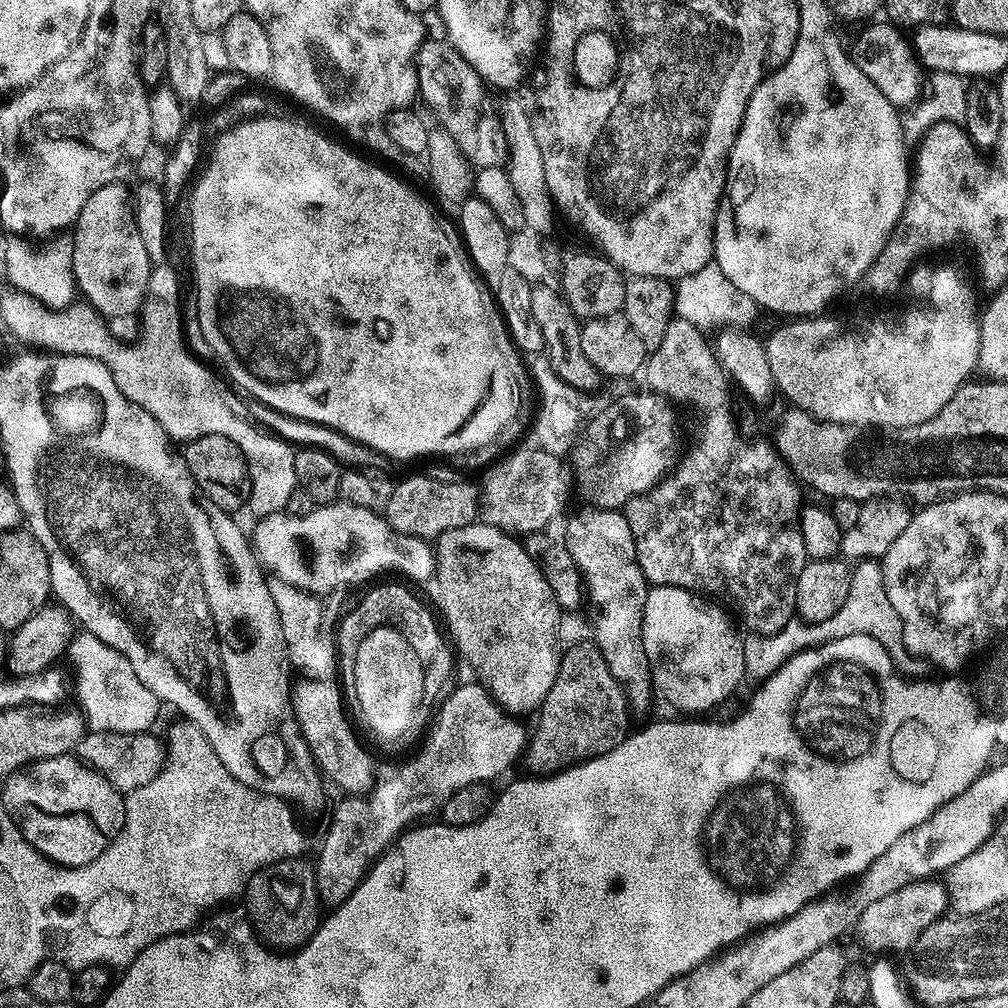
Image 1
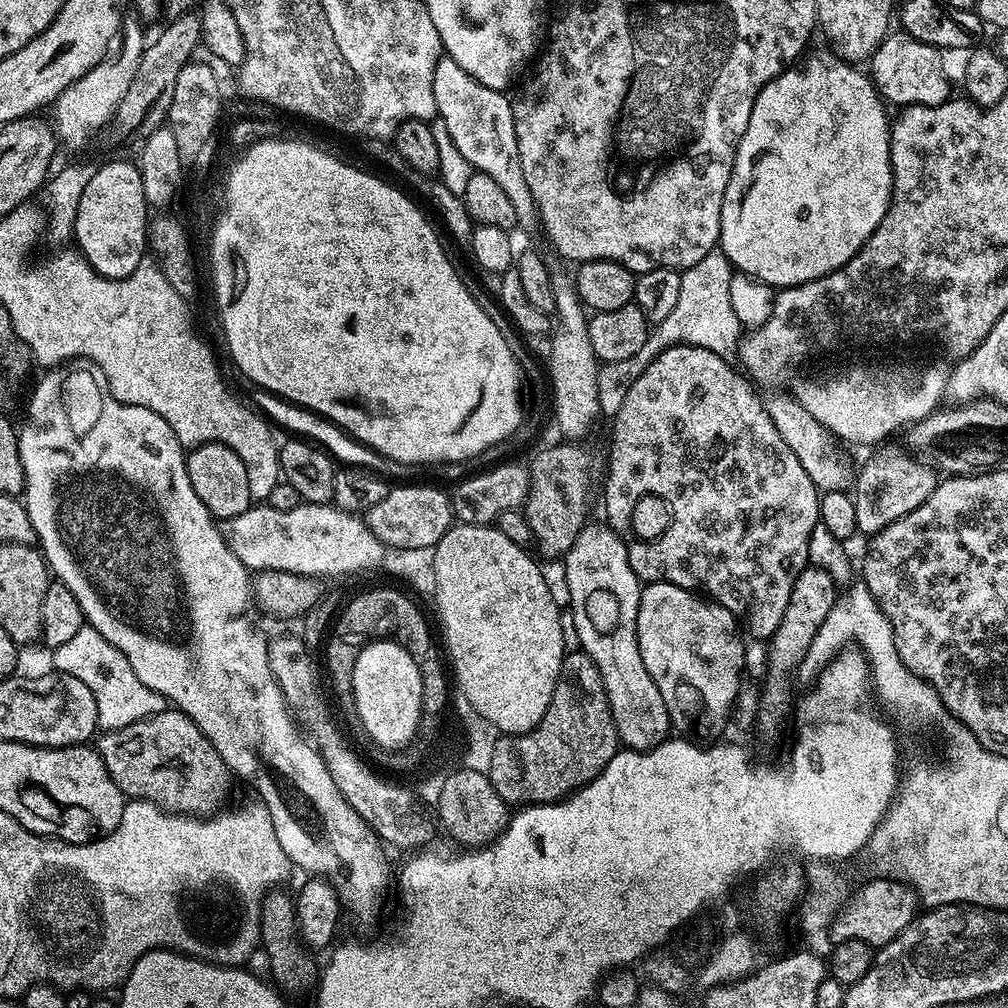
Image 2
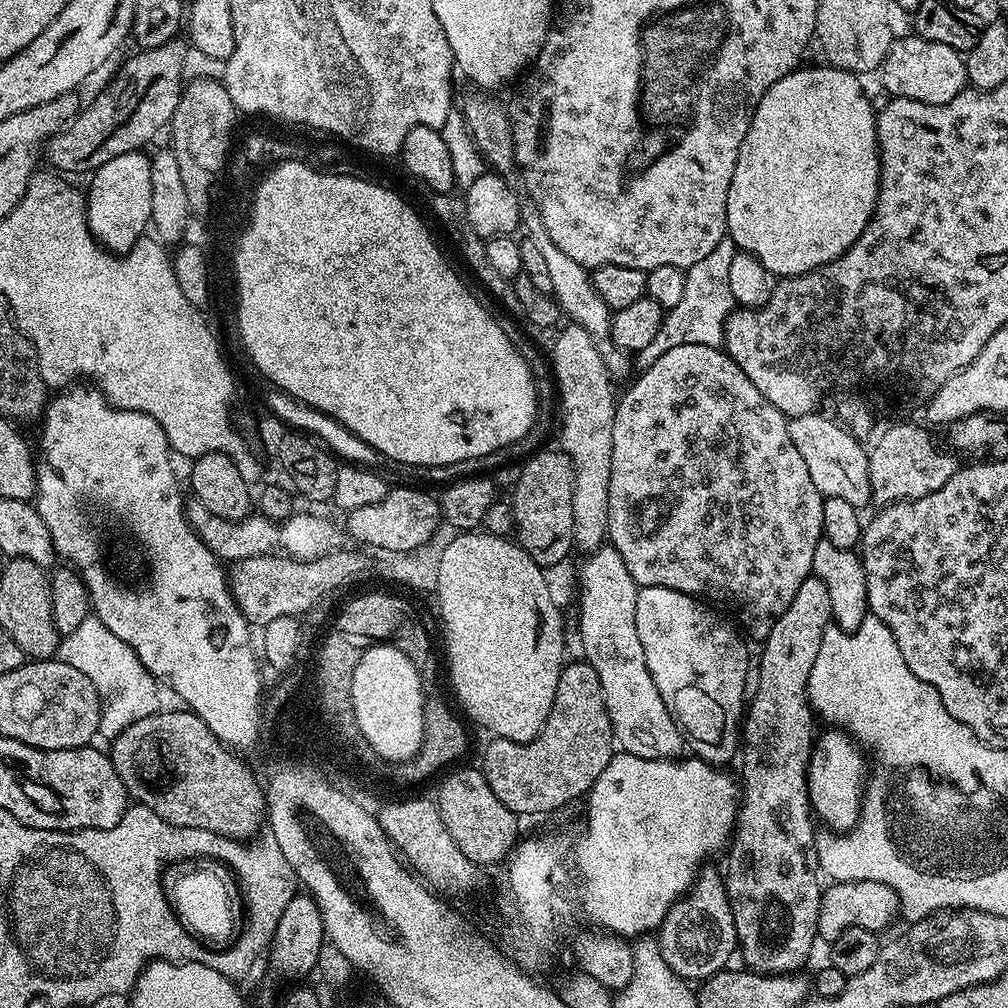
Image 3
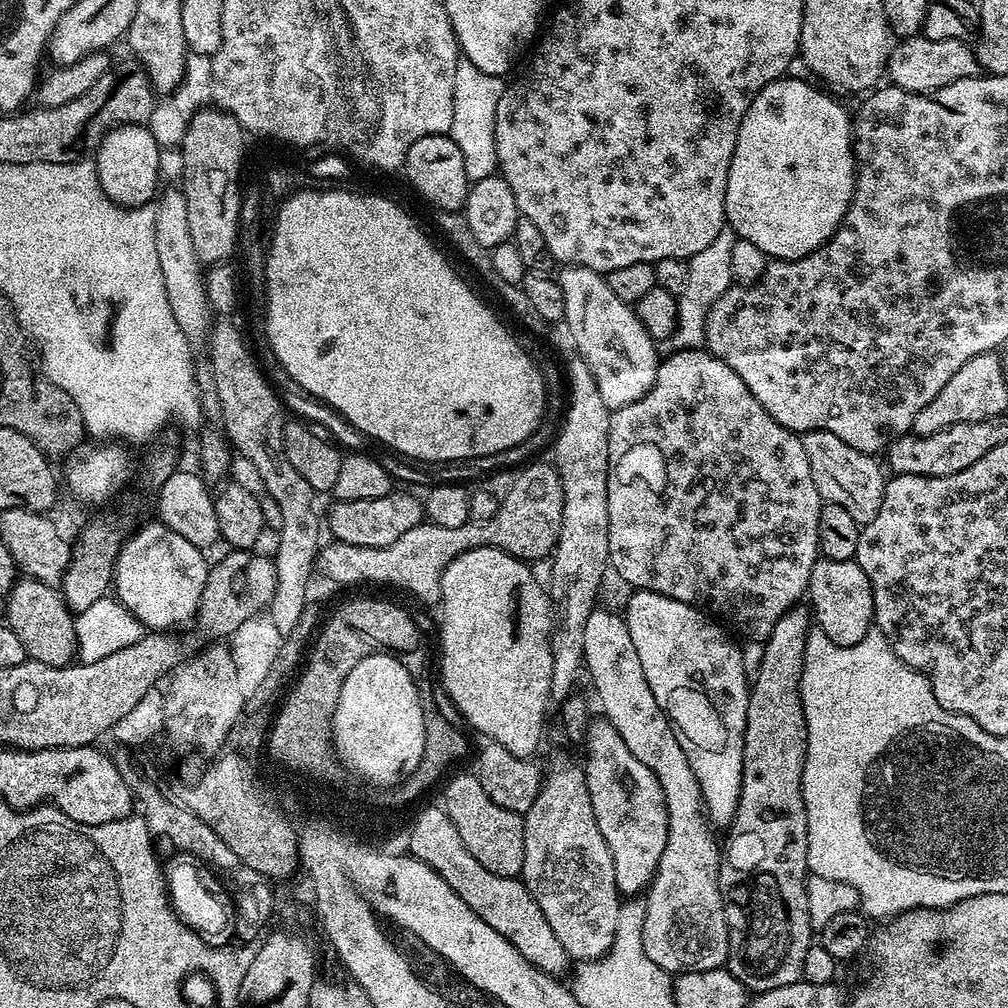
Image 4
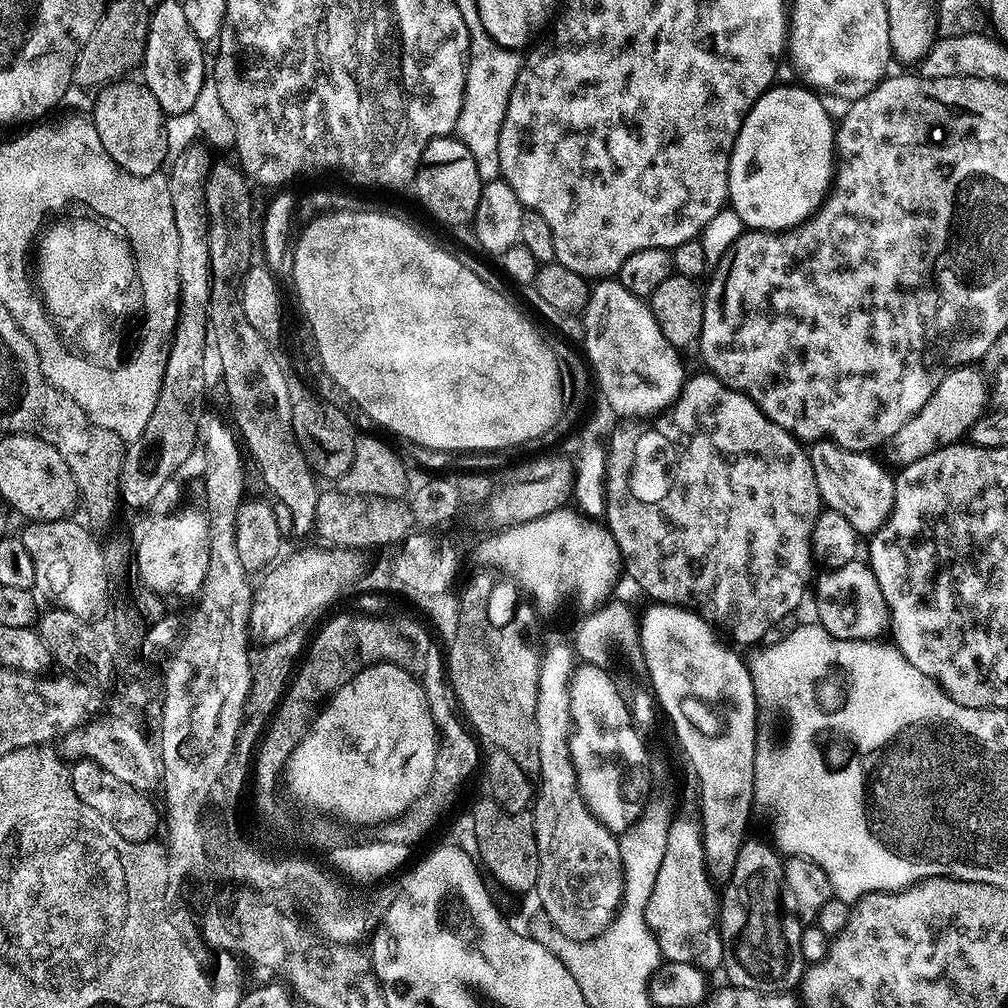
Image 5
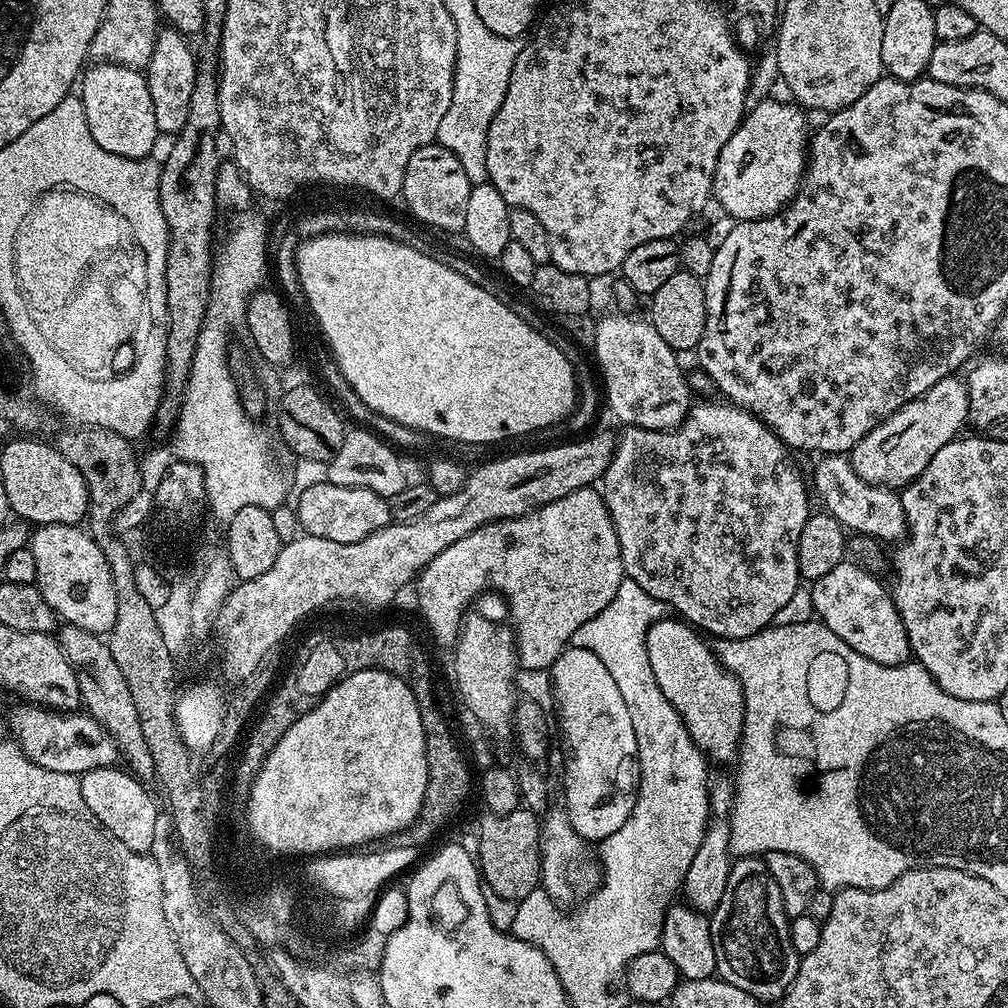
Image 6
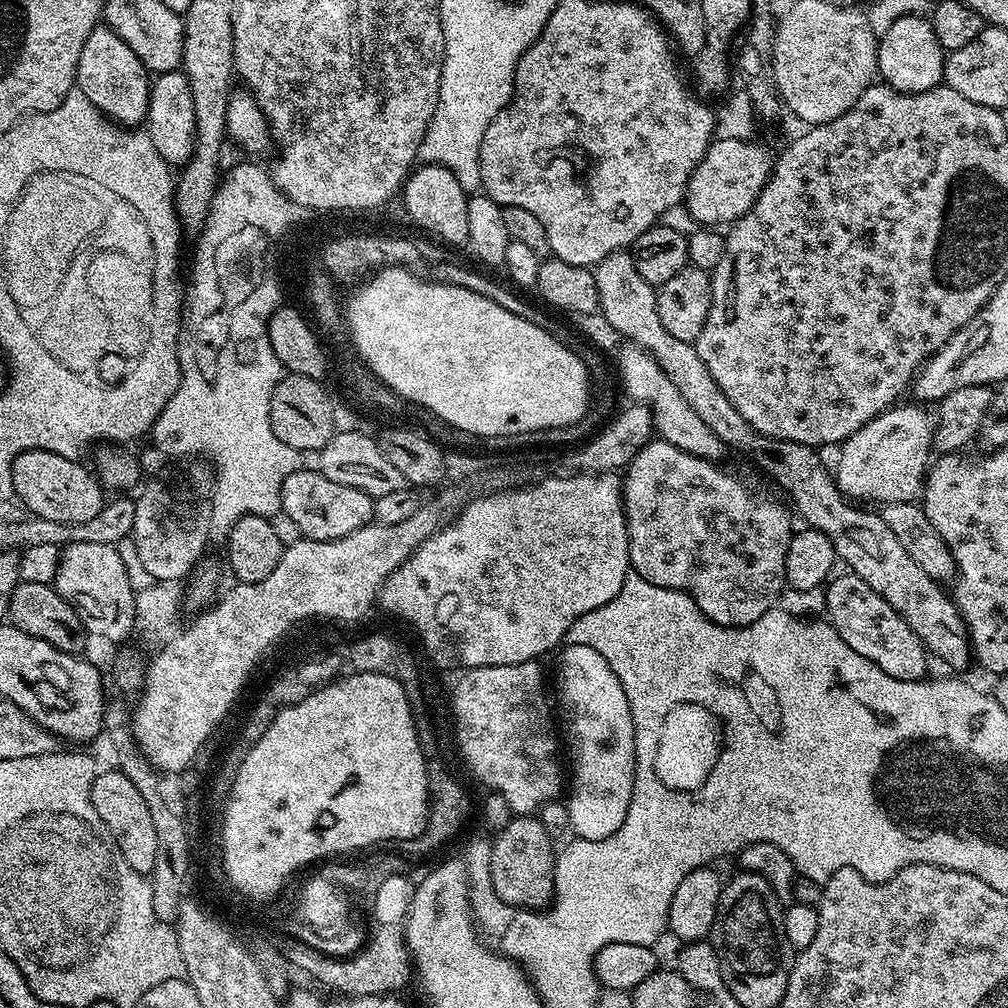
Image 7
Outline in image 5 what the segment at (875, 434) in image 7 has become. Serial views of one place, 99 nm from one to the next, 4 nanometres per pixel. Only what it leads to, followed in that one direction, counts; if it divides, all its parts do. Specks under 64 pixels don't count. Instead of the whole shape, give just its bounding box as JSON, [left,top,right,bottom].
[890,366,990,466]

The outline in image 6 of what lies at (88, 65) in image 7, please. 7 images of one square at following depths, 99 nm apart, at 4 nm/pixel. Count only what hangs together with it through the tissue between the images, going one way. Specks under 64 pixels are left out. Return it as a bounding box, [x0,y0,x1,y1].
[78,62,158,160]

